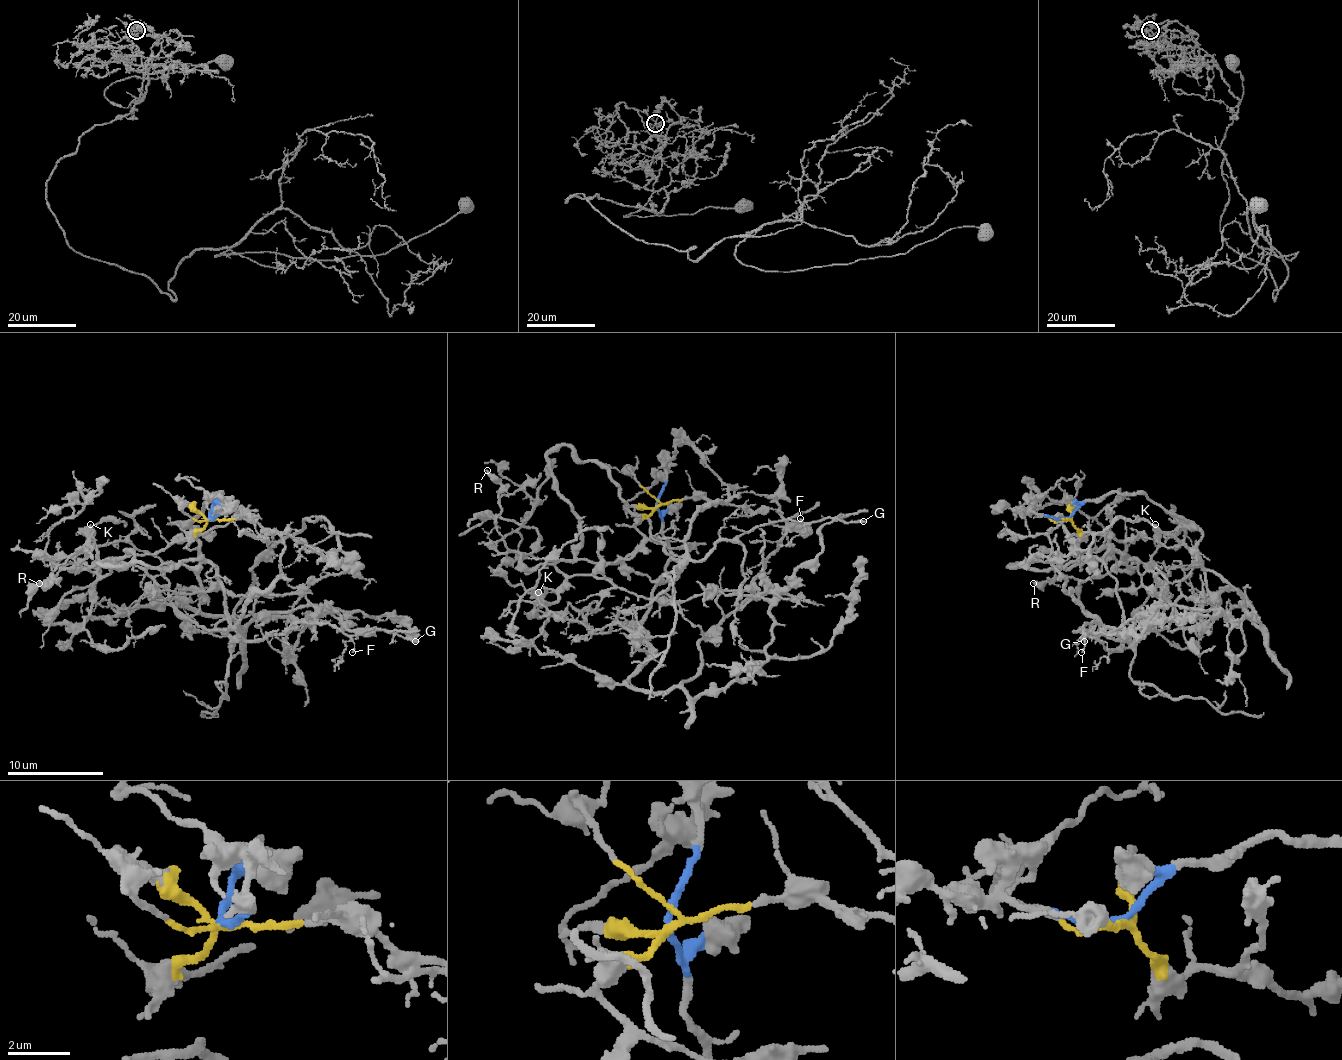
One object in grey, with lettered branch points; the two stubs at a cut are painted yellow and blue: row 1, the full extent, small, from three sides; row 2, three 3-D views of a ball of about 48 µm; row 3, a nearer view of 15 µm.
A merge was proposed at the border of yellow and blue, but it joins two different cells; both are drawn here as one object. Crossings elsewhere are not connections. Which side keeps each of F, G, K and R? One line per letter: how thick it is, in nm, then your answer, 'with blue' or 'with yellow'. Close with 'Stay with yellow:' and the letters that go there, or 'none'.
F: 130 nm thick; with yellow
G: 200 nm thick; with yellow
K: 360 nm thick; with yellow
R: 320 nm thick; with yellow
Stay with yellow: F, G, K, R

